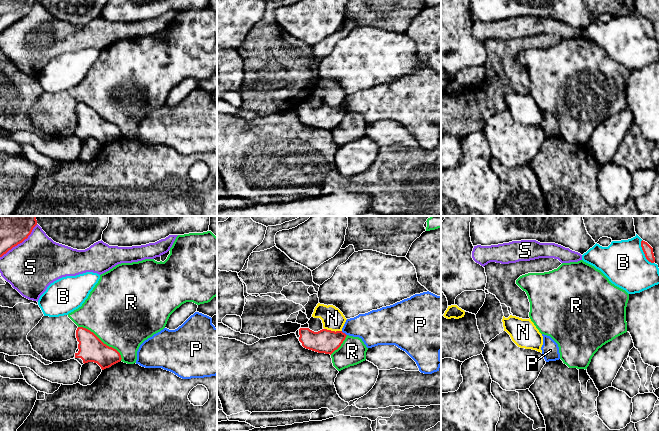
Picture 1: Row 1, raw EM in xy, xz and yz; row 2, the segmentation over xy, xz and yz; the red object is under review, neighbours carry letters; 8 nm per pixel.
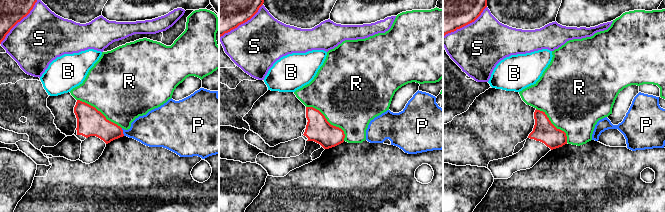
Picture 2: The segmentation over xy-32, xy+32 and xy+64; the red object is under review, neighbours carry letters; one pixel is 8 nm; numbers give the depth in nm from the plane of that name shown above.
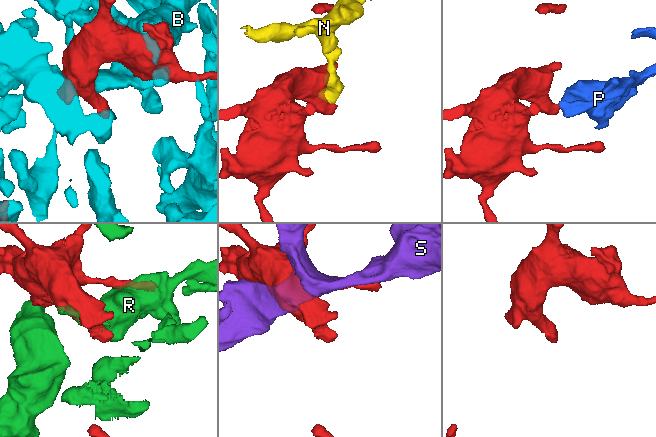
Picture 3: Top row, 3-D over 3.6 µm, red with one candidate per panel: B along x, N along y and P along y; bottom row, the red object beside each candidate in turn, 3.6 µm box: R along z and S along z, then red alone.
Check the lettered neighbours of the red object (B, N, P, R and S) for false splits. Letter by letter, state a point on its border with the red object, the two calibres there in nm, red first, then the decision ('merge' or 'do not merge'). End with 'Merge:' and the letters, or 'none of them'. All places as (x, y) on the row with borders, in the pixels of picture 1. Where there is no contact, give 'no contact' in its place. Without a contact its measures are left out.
B: yz (644, 253) | 80/360 nm | do not merge
N: xz (333, 331) | 190/180 nm | do not merge
P: xz (344, 333) | 190/280 nm | do not merge
R: xy (101, 341) | 200/500 nm | do not merge
S: xy (20, 242) | 280/420 nm | do not merge
Merge: none of them

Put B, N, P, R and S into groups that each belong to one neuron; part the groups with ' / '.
B N / P / R / S

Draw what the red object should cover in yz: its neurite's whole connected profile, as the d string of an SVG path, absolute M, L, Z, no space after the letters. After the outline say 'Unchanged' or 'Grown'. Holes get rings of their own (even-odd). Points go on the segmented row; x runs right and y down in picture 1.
M641 241L641 247L642 250L645 254L646 259L651 262L654 263L655 262L655 257L654 257L654 253L653 253L653 248L645 241Z. Unchanged

